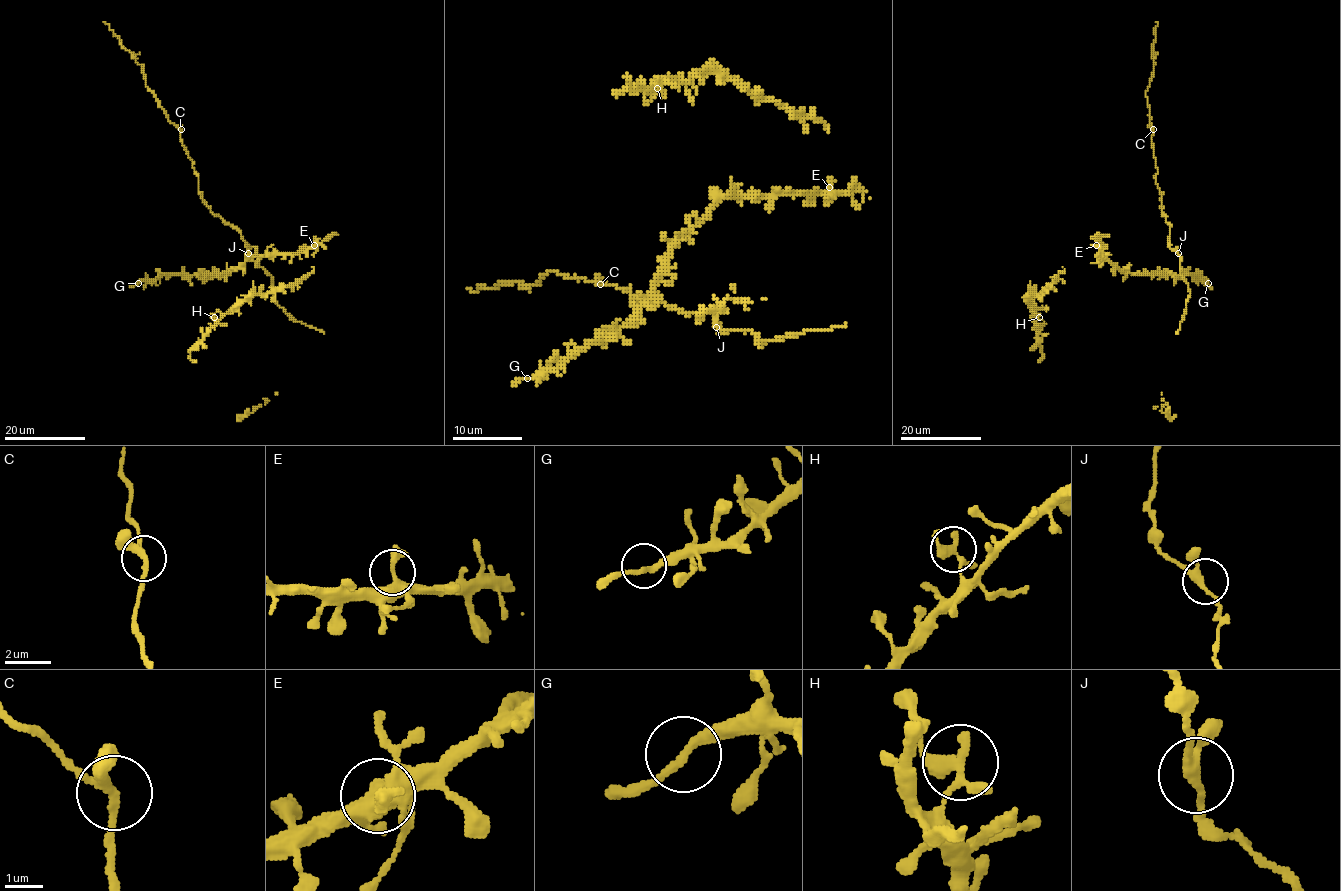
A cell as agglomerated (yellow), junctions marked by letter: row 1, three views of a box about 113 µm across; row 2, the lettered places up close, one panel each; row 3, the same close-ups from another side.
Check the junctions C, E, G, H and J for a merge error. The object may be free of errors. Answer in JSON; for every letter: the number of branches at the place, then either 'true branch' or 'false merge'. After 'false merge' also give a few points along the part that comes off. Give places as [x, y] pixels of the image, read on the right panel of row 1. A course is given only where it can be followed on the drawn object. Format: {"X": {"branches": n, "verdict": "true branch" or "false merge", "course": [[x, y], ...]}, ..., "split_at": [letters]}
{"C": {"branches": 3, "verdict": "true branch"}, "E": {"branches": 3, "verdict": "true branch"}, "G": {"branches": 2, "verdict": "true branch"}, "H": {"branches": 3, "verdict": "true branch"}, "J": {"branches": 3, "verdict": "true branch"}, "split_at": []}

